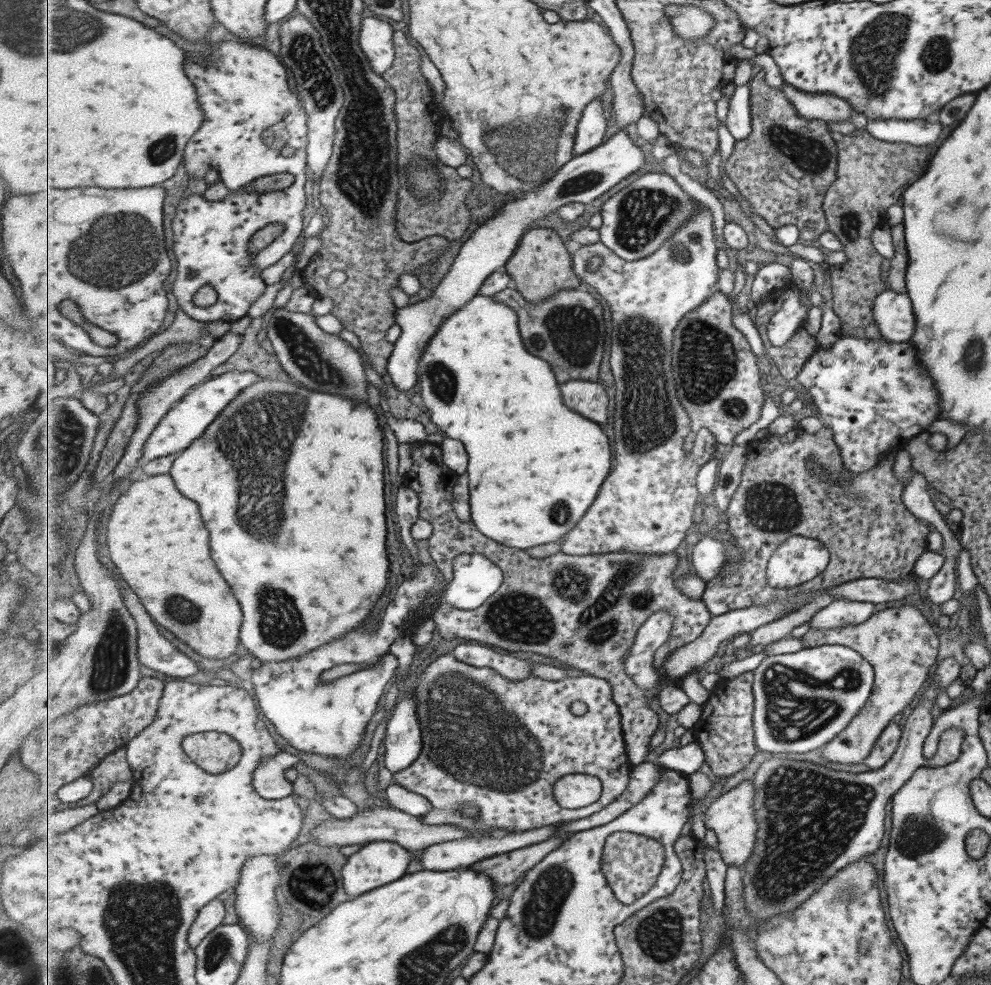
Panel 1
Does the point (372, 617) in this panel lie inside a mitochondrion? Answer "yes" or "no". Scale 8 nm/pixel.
no

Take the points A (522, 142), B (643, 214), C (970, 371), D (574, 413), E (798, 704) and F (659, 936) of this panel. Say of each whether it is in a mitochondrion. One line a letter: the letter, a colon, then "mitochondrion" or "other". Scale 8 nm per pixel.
A: mitochondrion
B: mitochondrion
C: mitochondrion
D: other
E: mitochondrion
F: mitochondrion

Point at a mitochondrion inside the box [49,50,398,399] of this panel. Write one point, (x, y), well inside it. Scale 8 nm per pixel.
(116, 250)

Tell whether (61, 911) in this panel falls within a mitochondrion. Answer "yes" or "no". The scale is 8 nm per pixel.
no

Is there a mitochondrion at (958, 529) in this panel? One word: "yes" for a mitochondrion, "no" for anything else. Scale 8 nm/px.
no

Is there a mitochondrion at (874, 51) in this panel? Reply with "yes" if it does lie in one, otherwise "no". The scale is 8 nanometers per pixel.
yes

